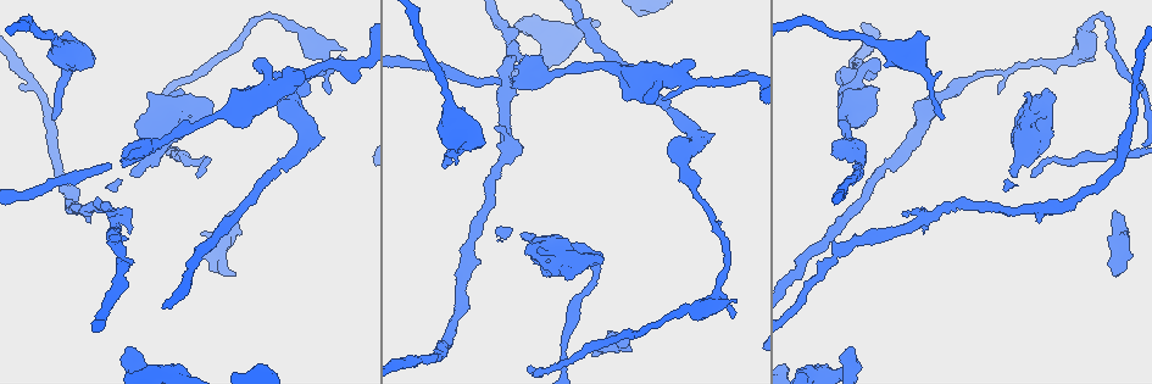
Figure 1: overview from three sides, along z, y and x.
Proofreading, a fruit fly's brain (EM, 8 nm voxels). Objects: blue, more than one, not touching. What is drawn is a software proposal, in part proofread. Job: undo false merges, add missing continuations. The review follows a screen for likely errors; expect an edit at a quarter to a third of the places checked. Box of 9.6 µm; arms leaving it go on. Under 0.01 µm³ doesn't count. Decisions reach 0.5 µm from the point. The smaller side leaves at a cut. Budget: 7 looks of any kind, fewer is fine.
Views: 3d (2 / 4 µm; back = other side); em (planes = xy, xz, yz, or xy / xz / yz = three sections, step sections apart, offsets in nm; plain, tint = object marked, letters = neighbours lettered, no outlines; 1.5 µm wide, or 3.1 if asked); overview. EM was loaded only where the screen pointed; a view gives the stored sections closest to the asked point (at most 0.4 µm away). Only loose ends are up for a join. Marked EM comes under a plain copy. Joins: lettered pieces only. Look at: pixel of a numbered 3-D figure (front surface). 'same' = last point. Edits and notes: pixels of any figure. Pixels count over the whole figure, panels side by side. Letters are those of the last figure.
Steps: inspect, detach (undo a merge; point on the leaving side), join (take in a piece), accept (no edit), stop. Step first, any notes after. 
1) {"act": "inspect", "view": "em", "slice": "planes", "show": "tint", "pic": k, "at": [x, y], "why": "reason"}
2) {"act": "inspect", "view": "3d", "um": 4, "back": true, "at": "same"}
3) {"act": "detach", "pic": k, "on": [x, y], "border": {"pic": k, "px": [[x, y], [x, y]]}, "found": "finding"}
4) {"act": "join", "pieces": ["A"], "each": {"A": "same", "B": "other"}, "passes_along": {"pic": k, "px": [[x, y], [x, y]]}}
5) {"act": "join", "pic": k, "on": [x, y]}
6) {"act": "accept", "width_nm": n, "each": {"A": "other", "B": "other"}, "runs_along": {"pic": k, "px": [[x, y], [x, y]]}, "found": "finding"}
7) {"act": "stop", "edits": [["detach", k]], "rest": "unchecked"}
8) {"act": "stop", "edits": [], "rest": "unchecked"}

{"act": "inspect", "view": "3d", "um": 4, "pic": 1, "at": [850, 347]}

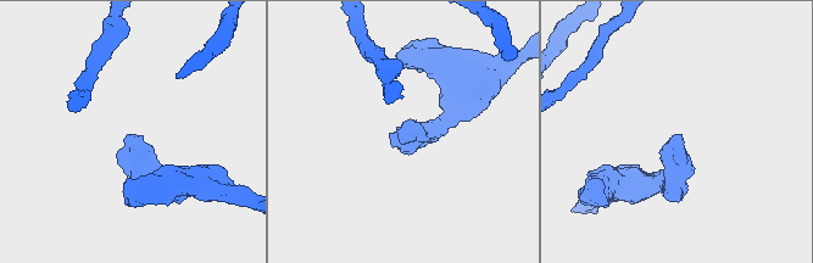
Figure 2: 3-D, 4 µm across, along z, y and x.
{"act": "inspect", "view": "em", "slice": "xy", "step": 8, "show": "tint", "pic": 2, "at": [673, 140], "why": "now the EM"}

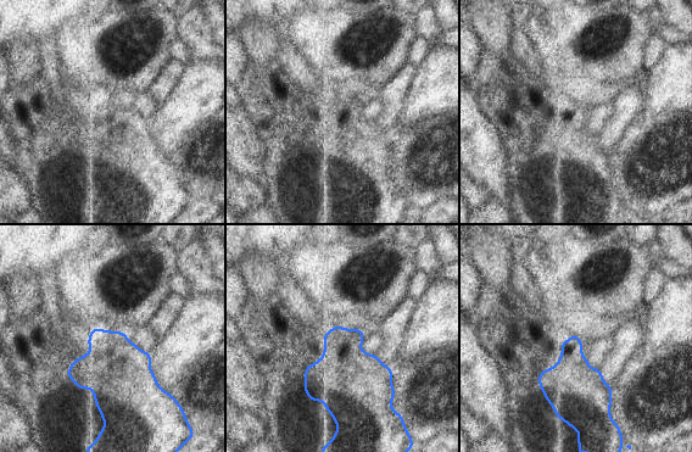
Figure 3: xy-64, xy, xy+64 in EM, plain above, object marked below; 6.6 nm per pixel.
{"act": "inspect", "view": "em", "slice": "planes", "show": "letters", "at": "same"}

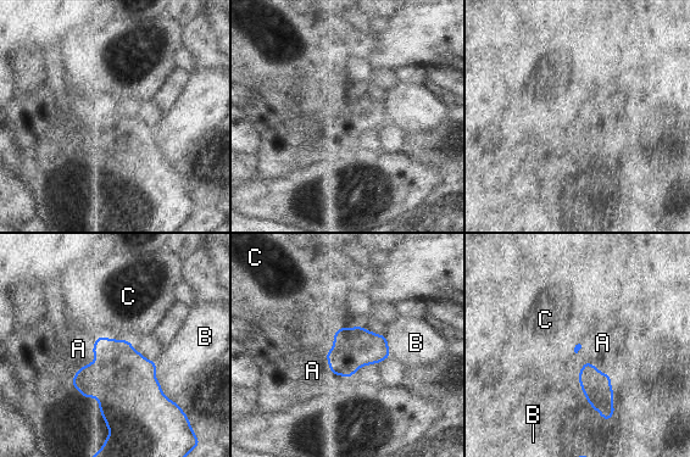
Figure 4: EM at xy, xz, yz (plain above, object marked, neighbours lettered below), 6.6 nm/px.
{"act": "join", "pieces": ["A"], "each": {"A": "same", "B": "other", "C": "other"}, "found": "the neuron continues"}

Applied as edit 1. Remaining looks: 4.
{"act": "inspect", "view": "overview", "why": "see it whole again"}

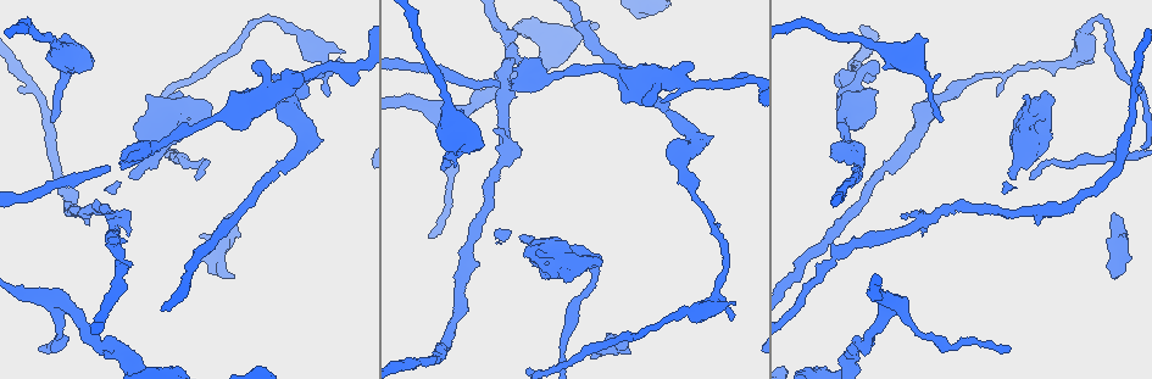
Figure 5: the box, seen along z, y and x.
{"act": "inspect", "view": "em", "slice": "xz", "step": 8, "show": "tint", "pic": 5, "at": [553, 275], "why": "free end"}

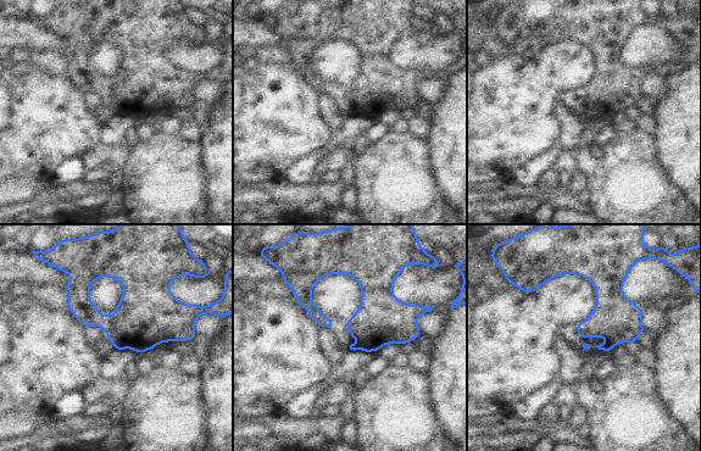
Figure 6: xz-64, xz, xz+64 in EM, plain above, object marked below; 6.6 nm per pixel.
{"act": "inspect", "view": "em", "slice": "planes", "show": "tint", "at": "same", "why": "another direction"}

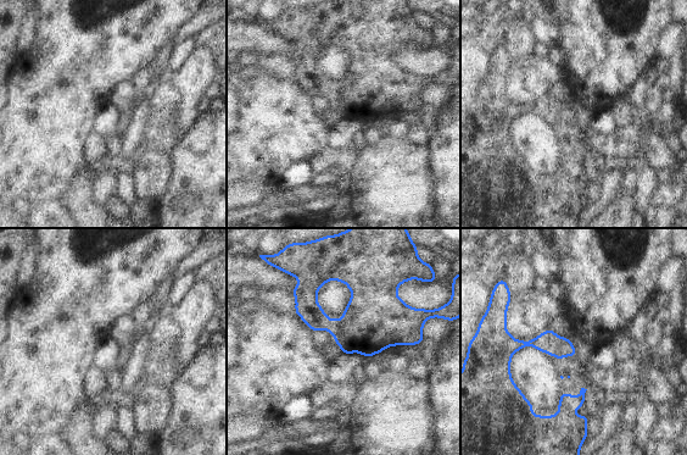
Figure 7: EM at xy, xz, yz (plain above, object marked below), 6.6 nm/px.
{"act": "inspect", "view": "em", "slice": "planes", "show": "letters", "at": "same", "why": "what lies round it"}

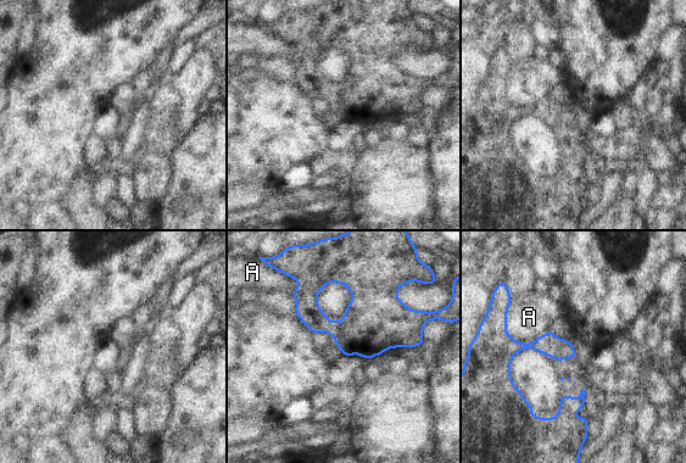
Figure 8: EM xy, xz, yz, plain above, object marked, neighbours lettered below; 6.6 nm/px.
{"act": "accept", "each": {"A": "other"}, "border": {"pic": 8, "px": [[511, 299], [514, 340], [548, 330]]}, "found": "none of them fits"}

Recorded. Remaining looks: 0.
{"act": "stop", "edits": [["join", 4]], "rest": "unchecked"}

